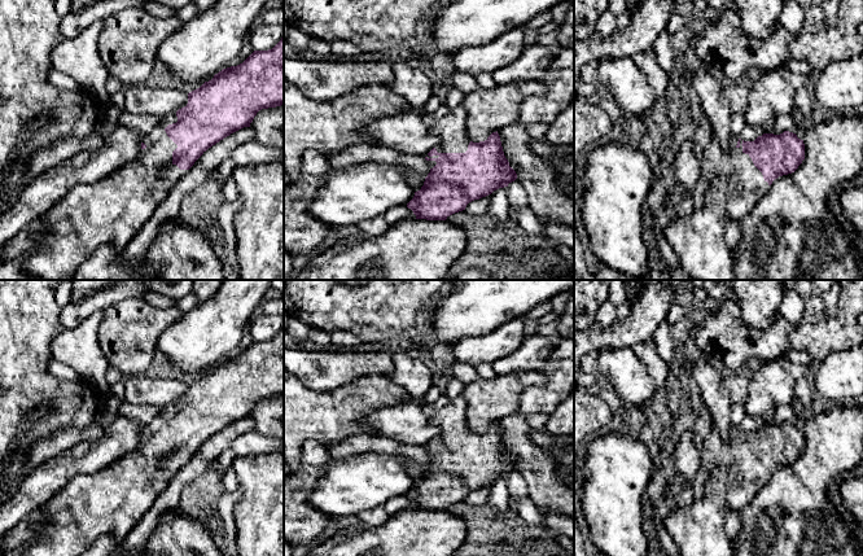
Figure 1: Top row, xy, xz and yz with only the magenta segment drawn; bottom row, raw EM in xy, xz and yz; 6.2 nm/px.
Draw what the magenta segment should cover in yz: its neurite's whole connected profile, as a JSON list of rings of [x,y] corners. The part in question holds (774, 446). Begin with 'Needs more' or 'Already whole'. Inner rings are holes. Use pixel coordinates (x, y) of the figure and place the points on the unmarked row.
Needs more. [[[784,421],[780,425],[763,424],[754,432],[744,432],[732,425],[730,438],[723,441],[718,430],[711,425],[710,433],[704,441],[700,451],[700,468],[693,480],[693,498],[700,498],[704,483],[713,468],[724,465],[728,472],[727,507],[740,513],[758,491],[768,483],[775,469],[794,463],[805,450],[805,434],[796,424]]]

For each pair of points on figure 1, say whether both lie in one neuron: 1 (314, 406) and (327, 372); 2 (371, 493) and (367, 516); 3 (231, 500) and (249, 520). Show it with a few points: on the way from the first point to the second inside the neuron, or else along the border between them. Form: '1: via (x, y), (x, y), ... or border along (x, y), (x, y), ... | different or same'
1: border along (297, 376), (316, 390), (332, 390), (350, 382) | different
2: border along (382, 504), (356, 515) | different
3: border along (239, 487), (241, 499), (233, 512), (236, 535) | different

